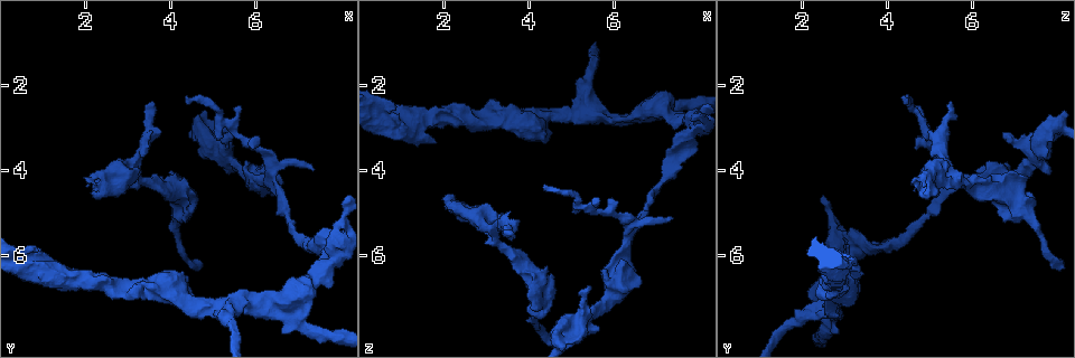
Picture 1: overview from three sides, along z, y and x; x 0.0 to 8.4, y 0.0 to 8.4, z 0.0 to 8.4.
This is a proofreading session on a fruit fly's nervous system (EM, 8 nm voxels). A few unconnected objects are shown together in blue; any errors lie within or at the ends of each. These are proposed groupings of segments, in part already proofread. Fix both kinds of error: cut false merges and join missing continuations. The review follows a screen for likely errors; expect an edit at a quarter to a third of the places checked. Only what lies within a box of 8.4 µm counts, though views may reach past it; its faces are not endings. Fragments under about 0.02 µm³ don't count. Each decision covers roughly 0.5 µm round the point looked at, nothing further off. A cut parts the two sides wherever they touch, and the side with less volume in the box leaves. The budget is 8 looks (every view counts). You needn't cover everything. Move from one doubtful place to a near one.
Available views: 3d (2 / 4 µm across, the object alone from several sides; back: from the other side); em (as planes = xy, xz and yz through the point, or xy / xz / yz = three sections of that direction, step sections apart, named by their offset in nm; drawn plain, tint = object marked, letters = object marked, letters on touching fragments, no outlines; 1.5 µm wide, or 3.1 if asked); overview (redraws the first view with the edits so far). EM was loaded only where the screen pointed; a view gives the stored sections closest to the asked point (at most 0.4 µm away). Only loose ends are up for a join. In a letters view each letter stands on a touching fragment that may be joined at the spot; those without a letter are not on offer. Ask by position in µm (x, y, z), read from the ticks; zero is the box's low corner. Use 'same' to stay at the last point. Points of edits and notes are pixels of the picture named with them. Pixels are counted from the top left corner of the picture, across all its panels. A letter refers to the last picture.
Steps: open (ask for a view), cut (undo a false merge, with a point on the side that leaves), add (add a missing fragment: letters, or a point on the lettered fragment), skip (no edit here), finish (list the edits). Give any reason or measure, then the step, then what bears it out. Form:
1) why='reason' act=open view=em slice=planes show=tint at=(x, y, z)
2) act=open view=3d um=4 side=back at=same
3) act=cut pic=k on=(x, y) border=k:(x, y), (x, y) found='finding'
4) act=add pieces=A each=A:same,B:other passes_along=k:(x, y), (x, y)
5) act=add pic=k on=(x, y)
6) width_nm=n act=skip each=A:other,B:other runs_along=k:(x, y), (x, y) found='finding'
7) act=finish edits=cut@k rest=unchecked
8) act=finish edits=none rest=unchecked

why='tapers out' act=open view=em slice=yz step=4 show=letters at=(5.40, 3.15, 6.75)

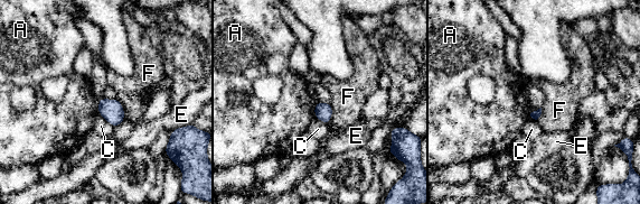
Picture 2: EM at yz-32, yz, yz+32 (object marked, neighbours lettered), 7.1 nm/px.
act=open view=em slice=xz step=4 show=letters at=same

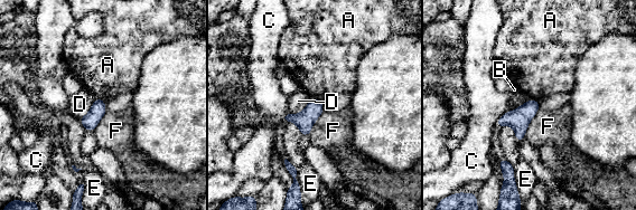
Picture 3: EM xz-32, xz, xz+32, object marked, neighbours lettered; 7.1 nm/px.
longest_contact=F:260nm act=skip each=A:other,B:other,C:other,D:other,E:other,F:other border=3:(310, 97), (321, 101) found='no lettered fragment goes on from it'

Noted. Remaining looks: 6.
why='an open end' act=open view=em slice=planes show=letters at=(2.05, 4.25, 4.55)

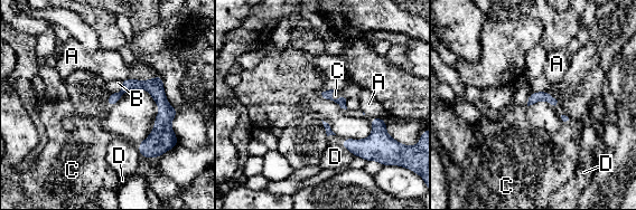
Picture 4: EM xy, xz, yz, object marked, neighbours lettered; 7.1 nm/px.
longest_contact=A:280nm act=add pieces=C each=A:other,B:other,C:same,D:other found='it goes on there'

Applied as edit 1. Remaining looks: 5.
why='three arms meet' act=open view=3d um=4 at=(5.15, 7.20, 2.70)

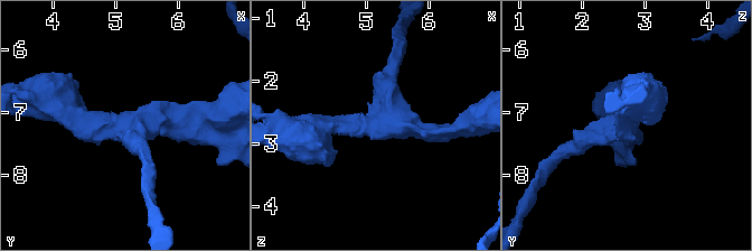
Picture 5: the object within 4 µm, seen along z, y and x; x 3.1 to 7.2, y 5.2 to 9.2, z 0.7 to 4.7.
arms=3 arm_widths_nm=240,280,300 act=open view=em slice=planes show=plain at=(5.15, 7.20, 2.70)

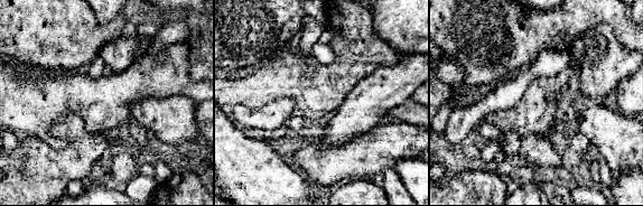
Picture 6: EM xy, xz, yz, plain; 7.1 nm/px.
why='what lies round it' act=open view=em slice=planes show=letters at=same

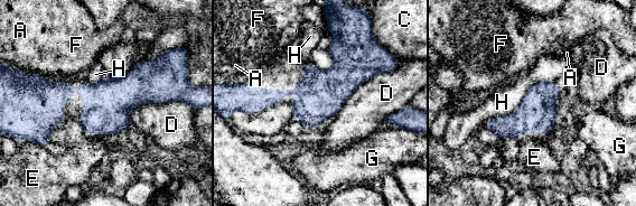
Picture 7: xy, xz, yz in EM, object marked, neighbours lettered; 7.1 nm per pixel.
act=skip each=A:other,C:other,D:other,E:other,F:other,G:other,H:other border=7:(554, 80), (485, 121) found='one cell here'

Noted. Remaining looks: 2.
act=finish edits=add@4 rest=unchecked

